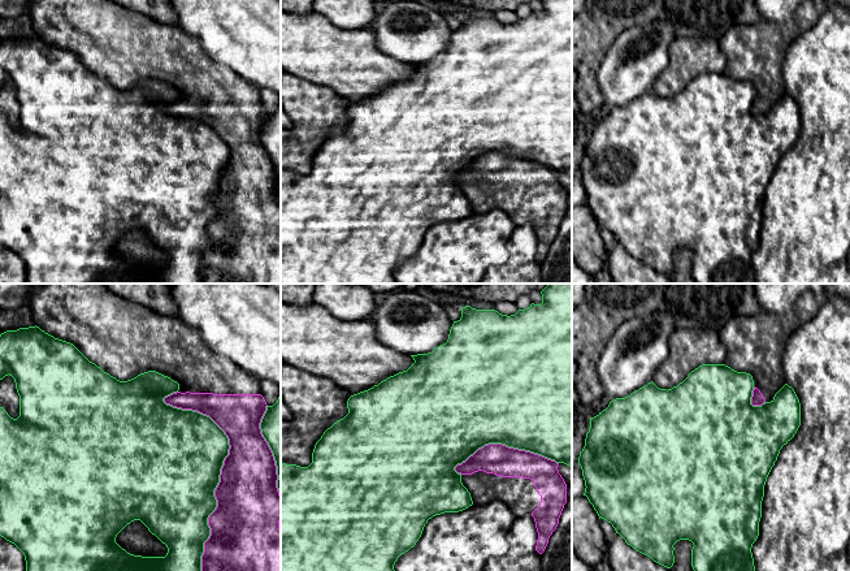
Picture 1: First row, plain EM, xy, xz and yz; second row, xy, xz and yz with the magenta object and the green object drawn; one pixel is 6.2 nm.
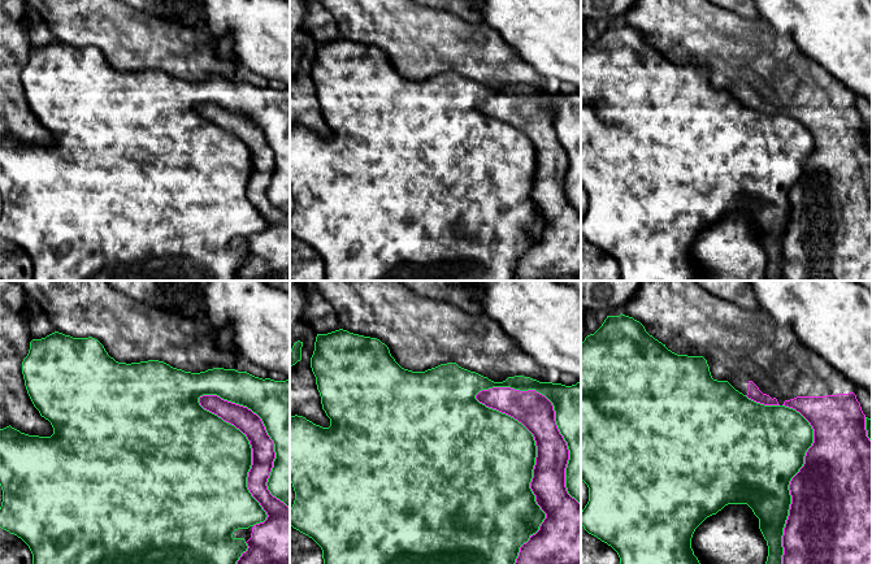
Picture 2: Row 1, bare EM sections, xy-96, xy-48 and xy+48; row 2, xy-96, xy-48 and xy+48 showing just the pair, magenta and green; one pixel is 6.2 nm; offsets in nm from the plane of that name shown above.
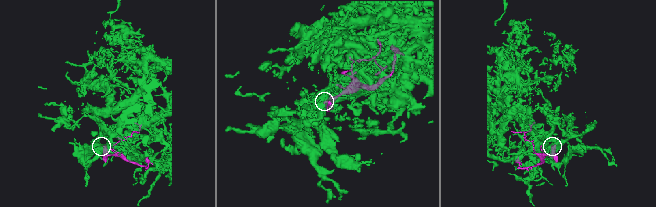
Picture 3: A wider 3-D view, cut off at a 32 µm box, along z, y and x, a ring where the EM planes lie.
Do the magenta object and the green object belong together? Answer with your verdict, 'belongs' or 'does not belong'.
does not belong

